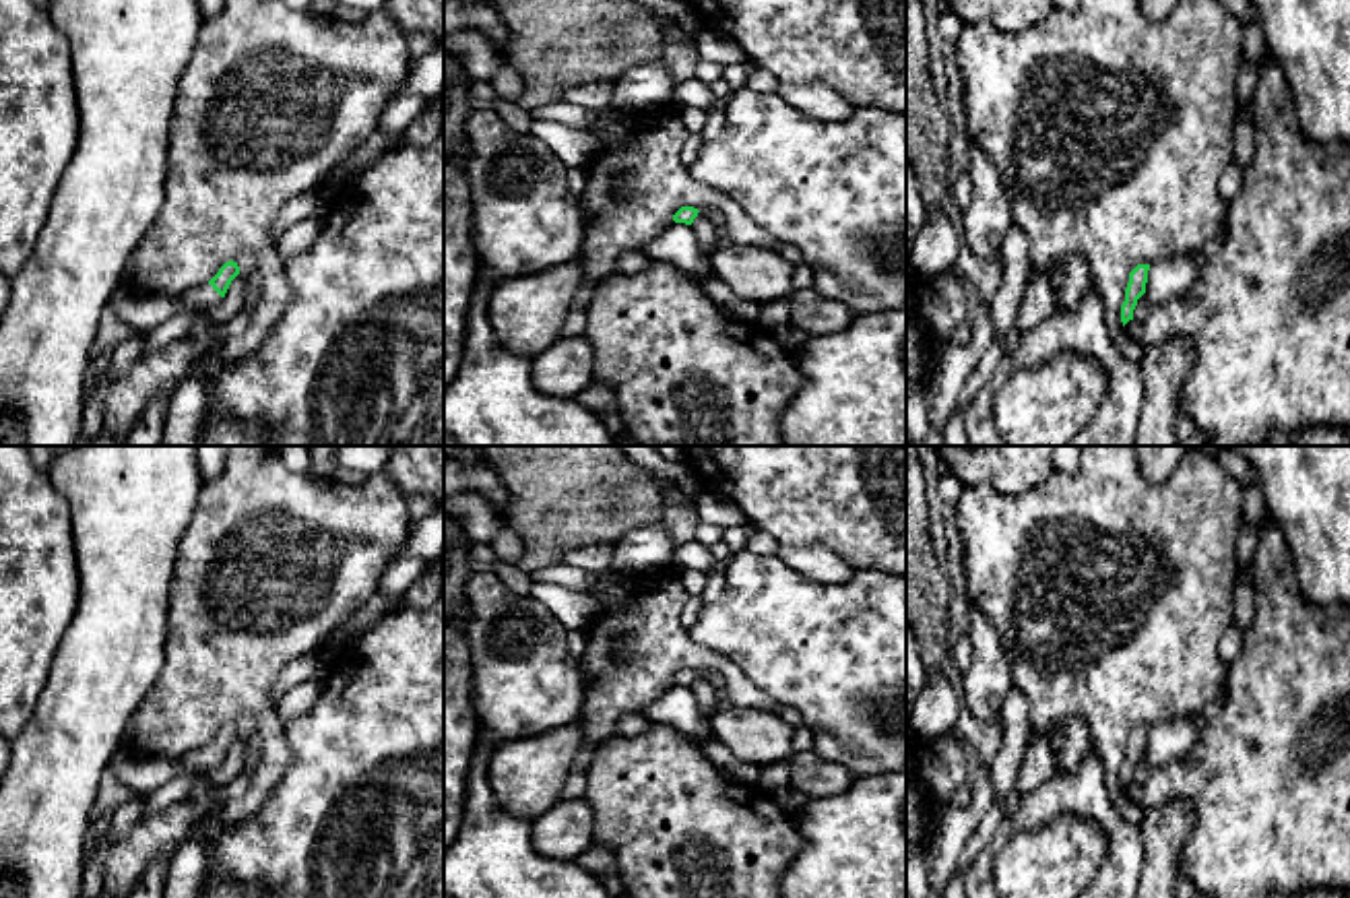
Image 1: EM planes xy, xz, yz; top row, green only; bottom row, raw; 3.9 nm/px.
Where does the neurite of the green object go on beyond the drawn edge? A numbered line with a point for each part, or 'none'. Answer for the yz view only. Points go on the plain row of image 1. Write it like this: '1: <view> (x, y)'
none

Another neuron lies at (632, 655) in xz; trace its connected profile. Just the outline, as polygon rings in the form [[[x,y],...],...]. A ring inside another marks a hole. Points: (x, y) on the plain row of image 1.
[[[667,568],[650,578],[636,576],[638,595],[621,611],[603,611],[582,632],[586,650],[580,661],[584,675],[584,743],[594,751],[615,735],[617,720],[623,714],[640,714],[646,706],[658,700],[675,683],[673,677],[681,669],[694,669],[712,677],[722,696],[733,706],[751,706],[756,710],[778,712],[780,702],[764,694],[747,673],[731,659],[698,644],[681,623],[681,609],[689,599],[681,584],[681,570]]]

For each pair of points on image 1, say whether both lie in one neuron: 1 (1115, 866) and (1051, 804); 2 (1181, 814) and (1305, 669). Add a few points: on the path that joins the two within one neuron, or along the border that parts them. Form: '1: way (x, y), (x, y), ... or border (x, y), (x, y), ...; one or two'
1: way (1117, 841), (1117, 830), (1090, 804), (1076, 804); one
2: border (1146, 808), (1192, 806), (1183, 851); two

